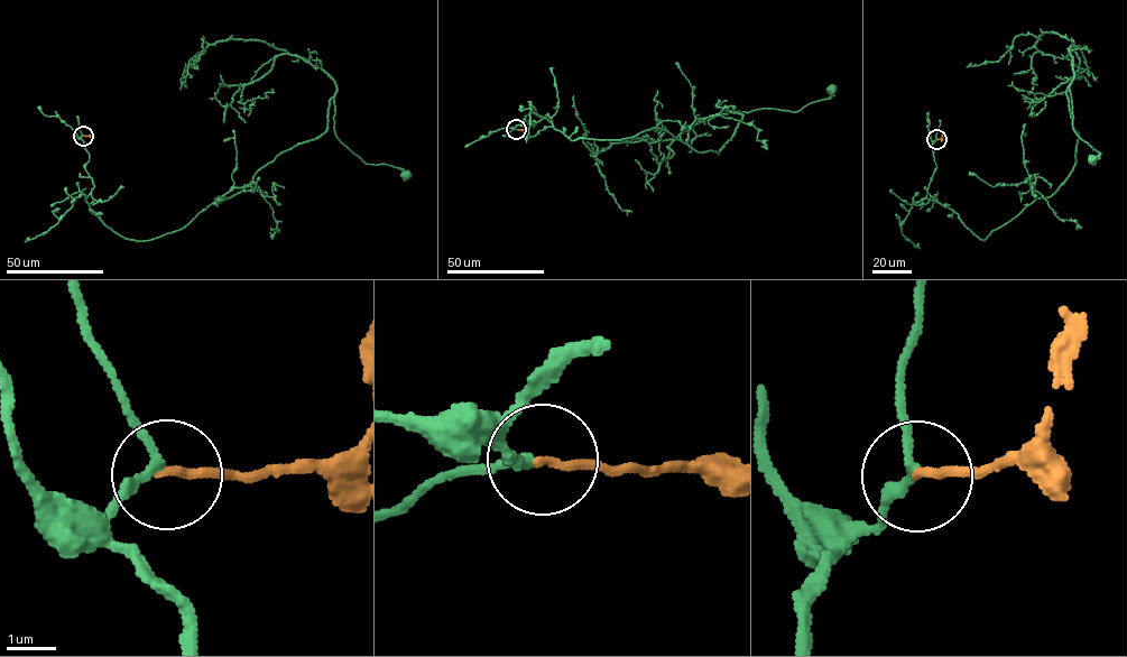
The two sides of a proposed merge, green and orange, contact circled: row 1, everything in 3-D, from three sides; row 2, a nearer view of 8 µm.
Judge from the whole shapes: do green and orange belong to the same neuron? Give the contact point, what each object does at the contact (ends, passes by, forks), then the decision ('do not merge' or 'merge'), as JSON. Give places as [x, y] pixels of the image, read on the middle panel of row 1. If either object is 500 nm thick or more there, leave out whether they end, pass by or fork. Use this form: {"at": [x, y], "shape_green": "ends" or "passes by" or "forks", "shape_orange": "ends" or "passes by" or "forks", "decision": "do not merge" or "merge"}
{"at": [516, 129], "shape_green": "passes by", "shape_orange": "ends", "decision": "merge"}

